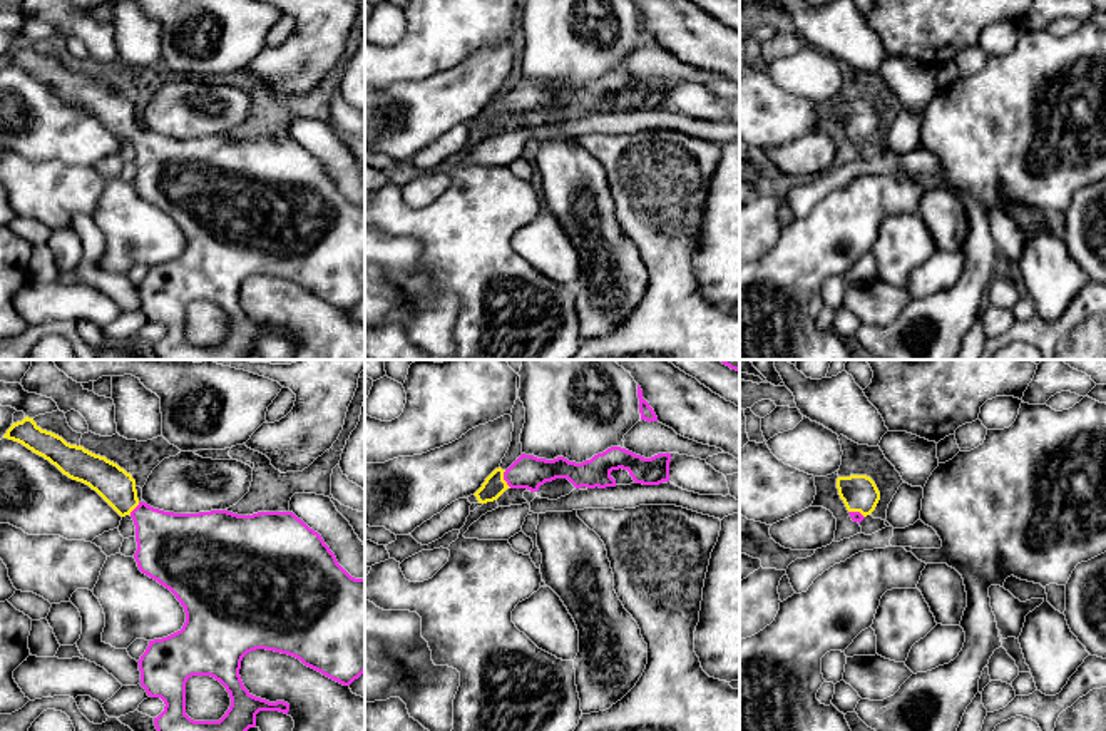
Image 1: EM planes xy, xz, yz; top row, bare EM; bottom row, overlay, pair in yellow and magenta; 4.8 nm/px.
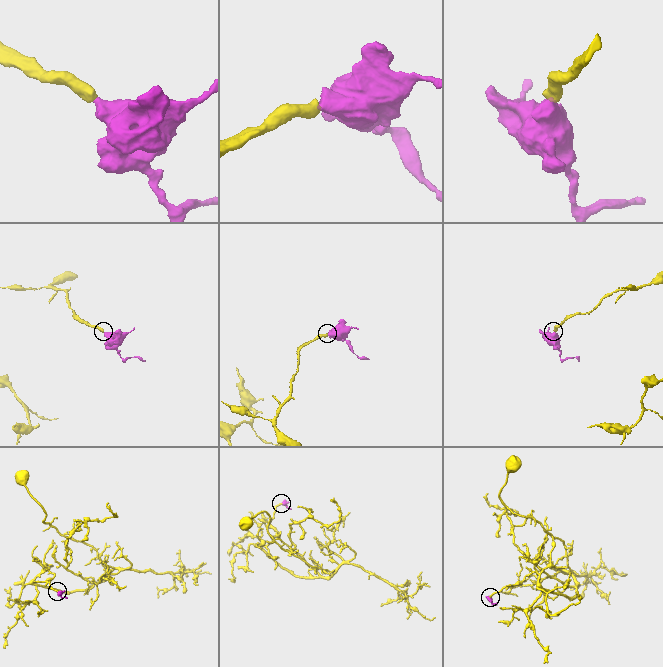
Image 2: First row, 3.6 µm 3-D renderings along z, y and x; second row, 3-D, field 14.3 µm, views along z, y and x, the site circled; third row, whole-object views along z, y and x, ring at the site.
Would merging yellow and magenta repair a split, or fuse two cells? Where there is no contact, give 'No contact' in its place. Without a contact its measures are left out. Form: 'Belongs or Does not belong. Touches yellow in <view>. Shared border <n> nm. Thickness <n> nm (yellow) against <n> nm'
Belongs. Touches yellow in xz. Shared border 90 nm. Thickness 110 nm (yellow) against 160 nm

